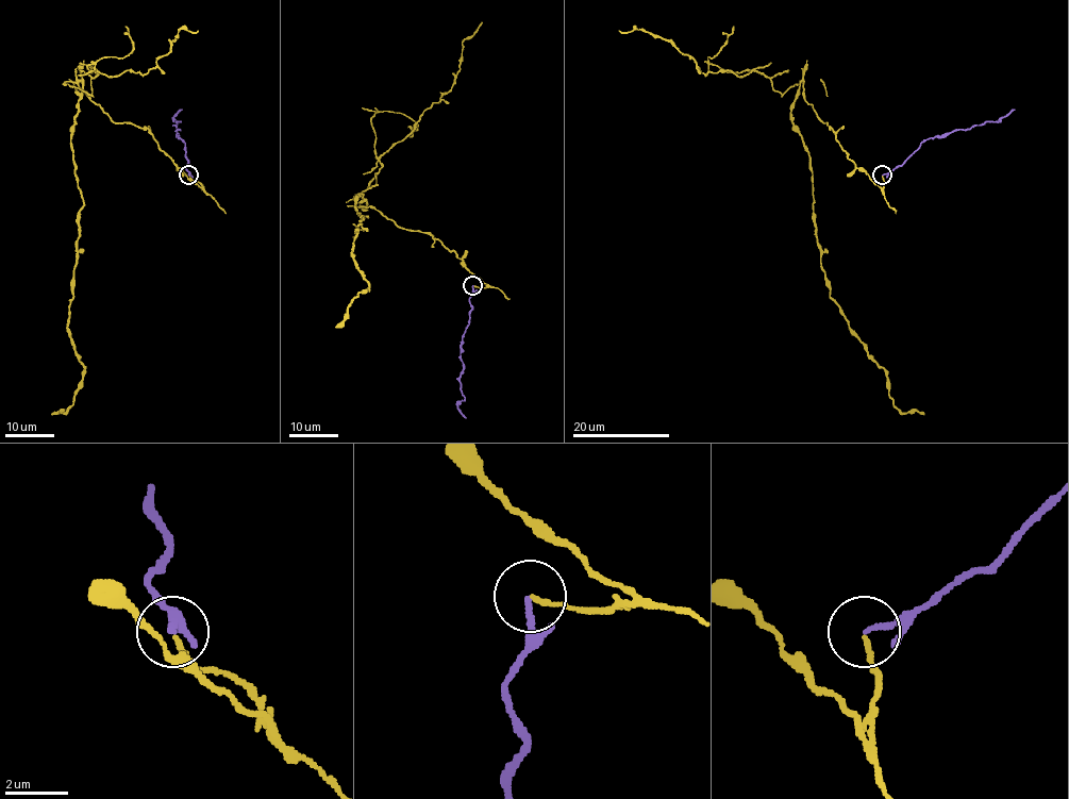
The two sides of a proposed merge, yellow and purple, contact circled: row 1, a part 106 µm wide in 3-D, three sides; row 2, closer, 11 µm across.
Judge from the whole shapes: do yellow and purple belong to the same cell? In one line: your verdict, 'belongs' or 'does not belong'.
does not belong

